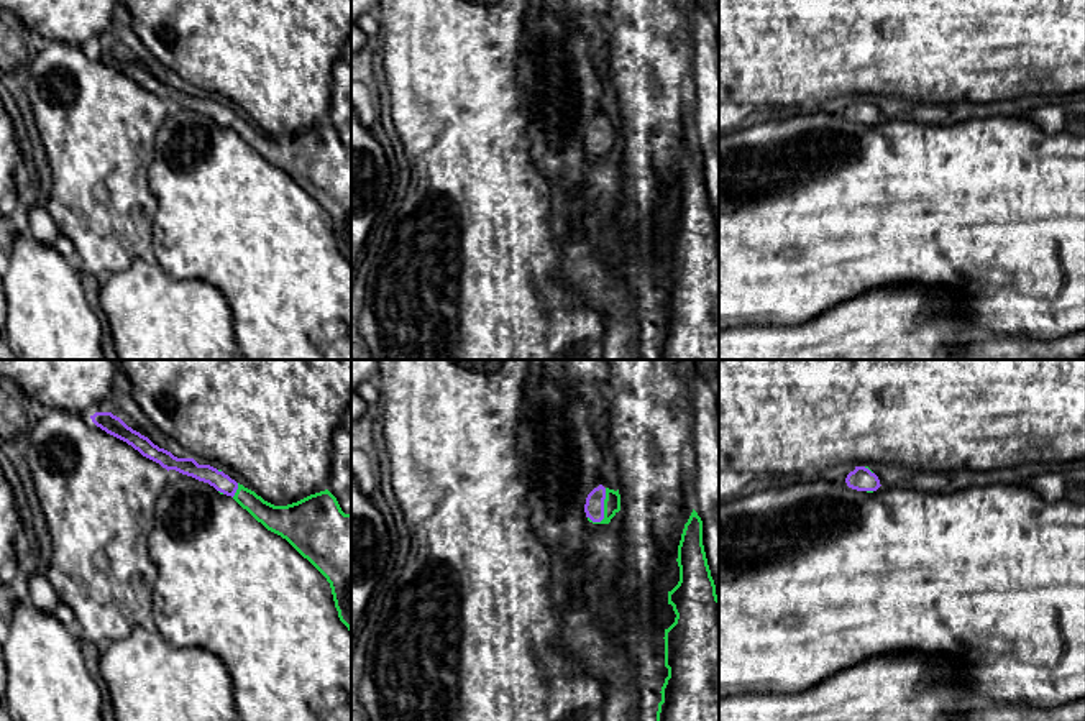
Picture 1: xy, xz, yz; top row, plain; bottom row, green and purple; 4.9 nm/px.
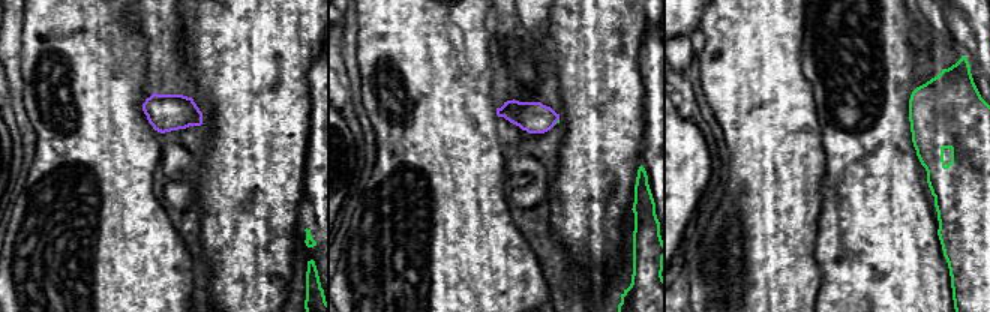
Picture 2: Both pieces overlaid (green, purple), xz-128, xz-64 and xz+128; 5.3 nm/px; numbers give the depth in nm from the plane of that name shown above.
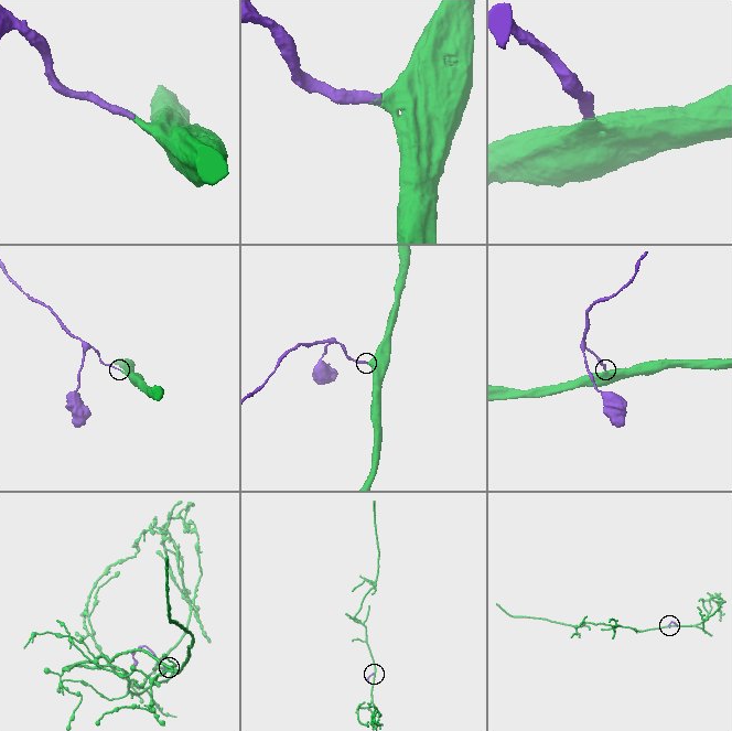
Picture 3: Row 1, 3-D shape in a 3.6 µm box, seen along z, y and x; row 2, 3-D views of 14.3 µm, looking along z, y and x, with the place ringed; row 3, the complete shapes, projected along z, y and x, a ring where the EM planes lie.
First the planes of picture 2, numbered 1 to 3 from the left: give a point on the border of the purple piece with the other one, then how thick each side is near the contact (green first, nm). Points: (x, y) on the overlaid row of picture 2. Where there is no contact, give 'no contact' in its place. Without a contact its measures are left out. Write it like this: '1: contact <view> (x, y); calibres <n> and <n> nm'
1: no contact
2: contact xz-64 (557, 122); calibres 20 and 170 nm
3: no contact

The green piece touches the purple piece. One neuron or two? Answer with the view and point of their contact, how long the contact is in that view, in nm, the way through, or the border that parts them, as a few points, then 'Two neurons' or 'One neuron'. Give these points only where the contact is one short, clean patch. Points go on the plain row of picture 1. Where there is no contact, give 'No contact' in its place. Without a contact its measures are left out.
Touches green at xz (604, 140). Shared border 190 nm. Path across: xz (613, 130), (604, 140), (595, 135). One neuron

